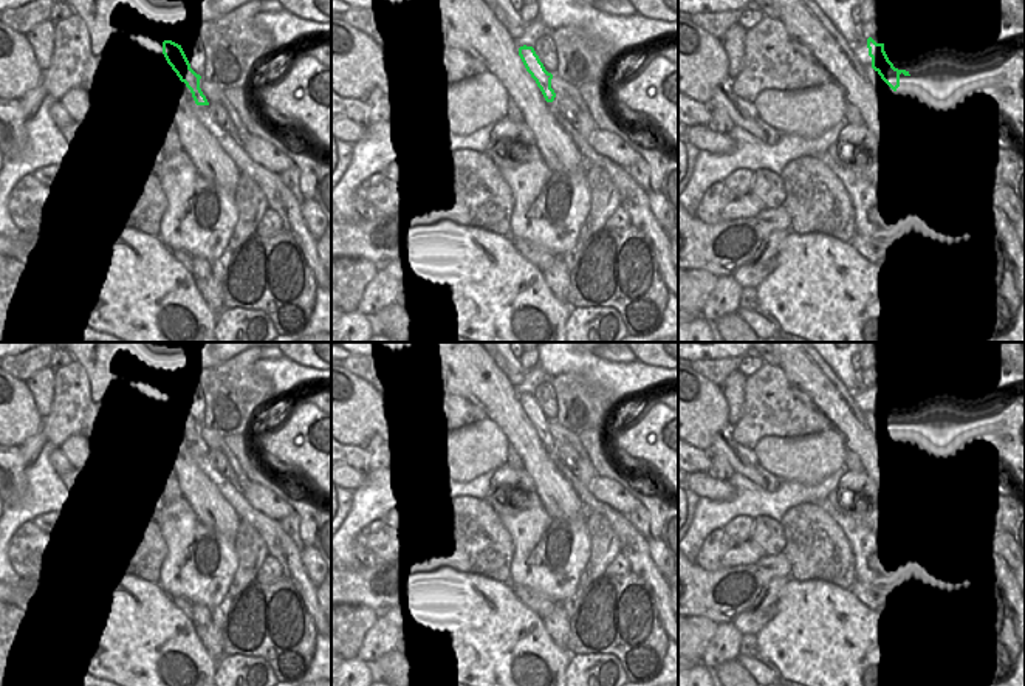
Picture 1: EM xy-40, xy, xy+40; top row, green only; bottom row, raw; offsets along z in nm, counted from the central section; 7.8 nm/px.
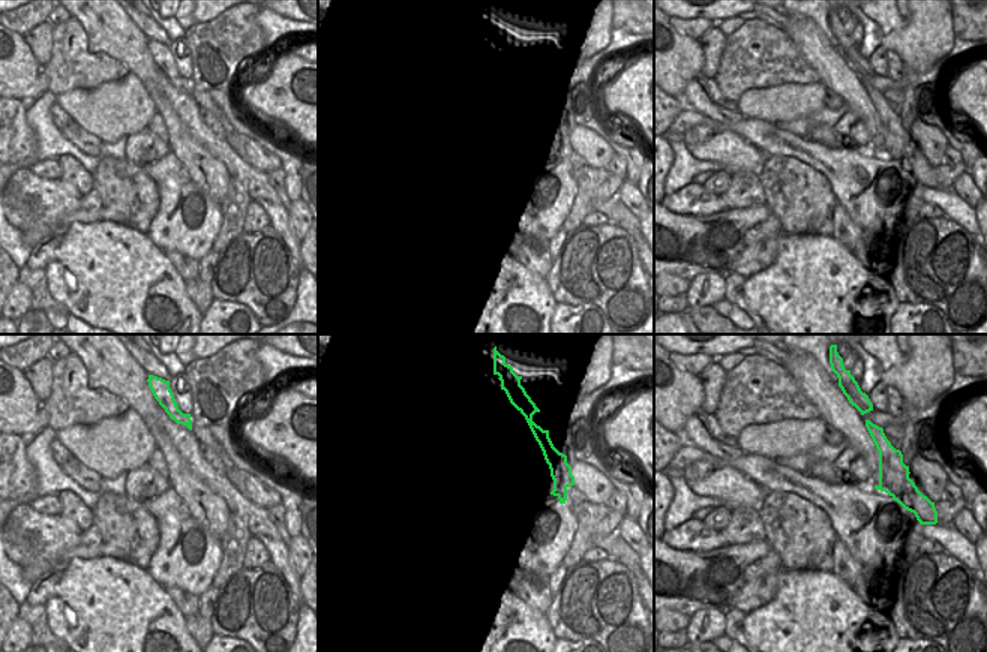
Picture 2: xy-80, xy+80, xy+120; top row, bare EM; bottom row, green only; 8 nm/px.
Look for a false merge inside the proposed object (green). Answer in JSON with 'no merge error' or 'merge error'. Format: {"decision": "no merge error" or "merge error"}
{"decision": "merge error"}

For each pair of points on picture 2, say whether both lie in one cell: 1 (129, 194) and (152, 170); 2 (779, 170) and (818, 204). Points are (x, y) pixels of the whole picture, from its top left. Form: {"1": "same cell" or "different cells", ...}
{"1": "different cells", "2": "same cell"}

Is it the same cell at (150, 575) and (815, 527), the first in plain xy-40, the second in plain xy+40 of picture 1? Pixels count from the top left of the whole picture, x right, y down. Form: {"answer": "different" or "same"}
{"answer": "same"}

